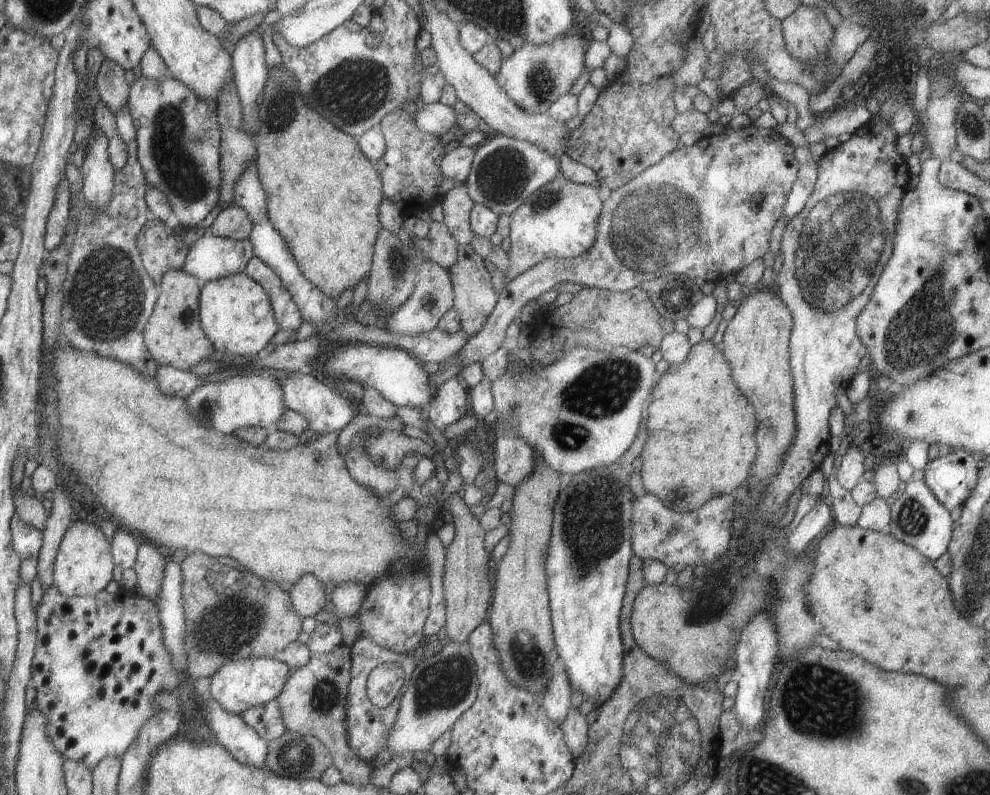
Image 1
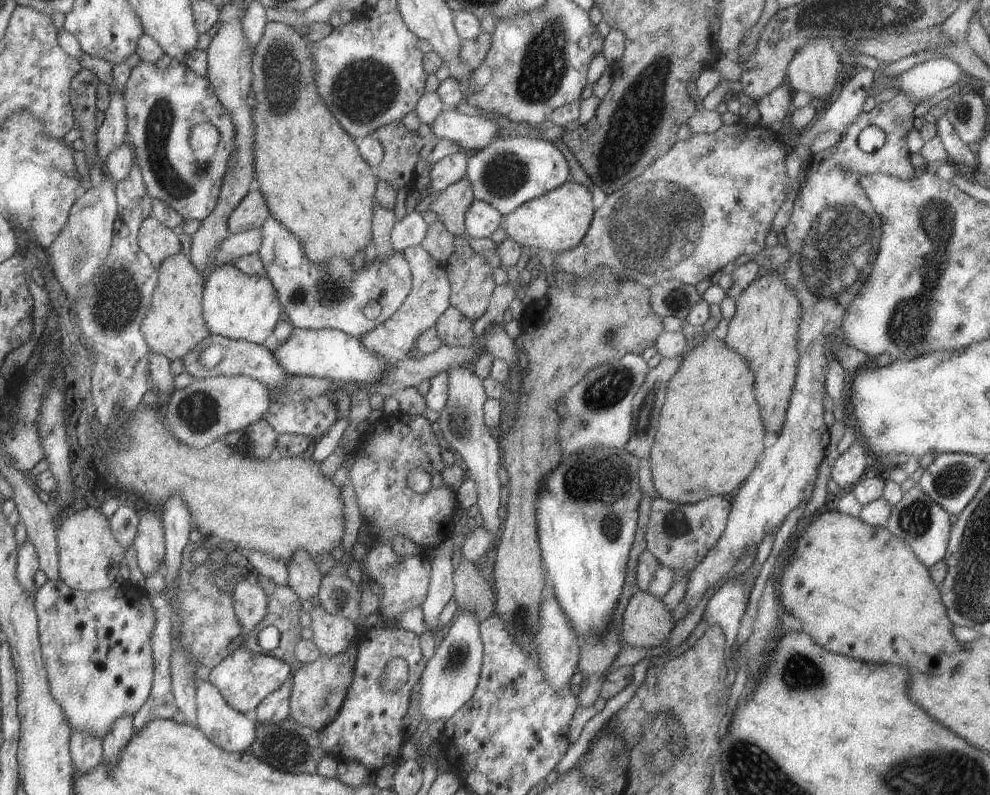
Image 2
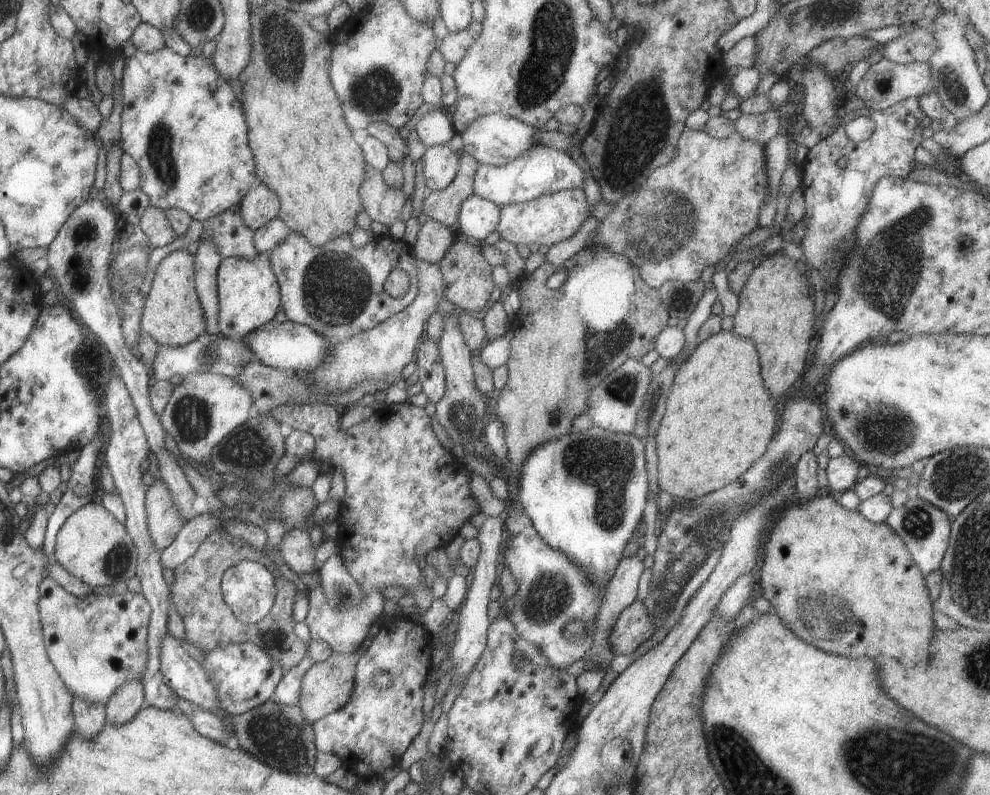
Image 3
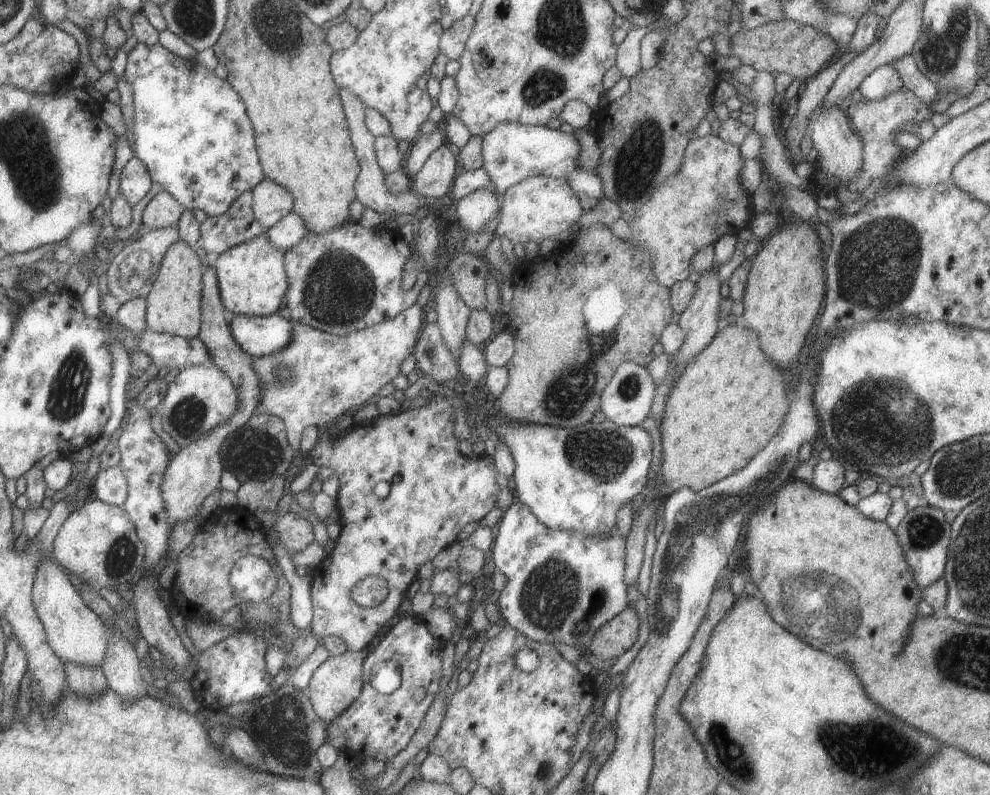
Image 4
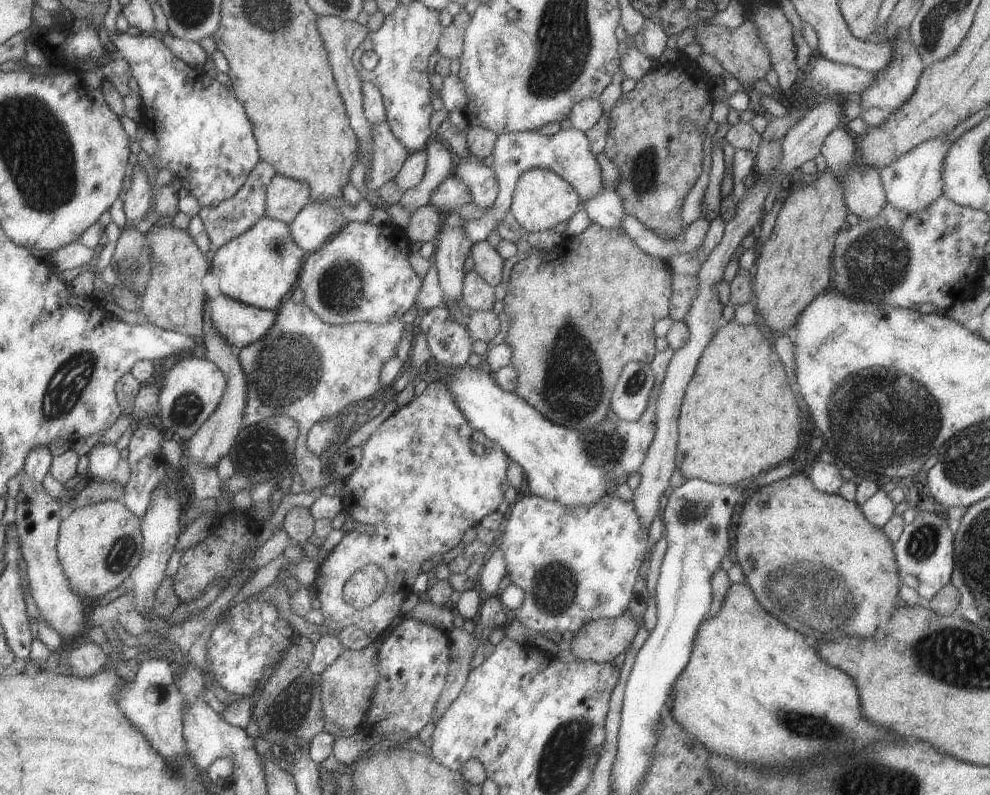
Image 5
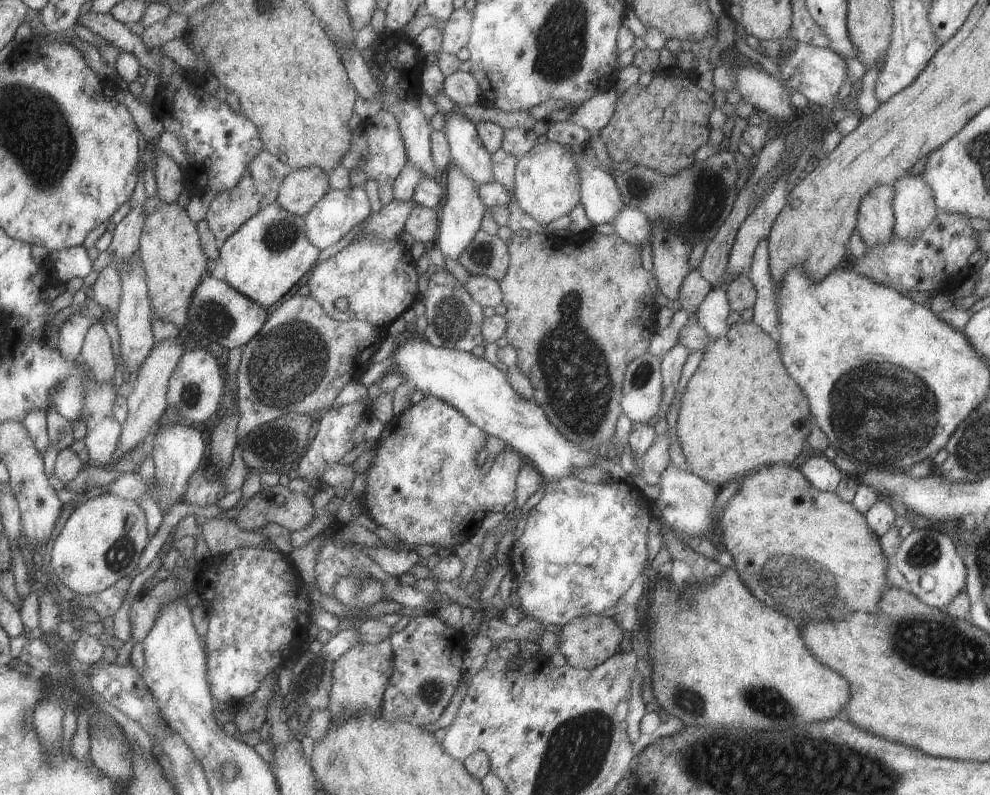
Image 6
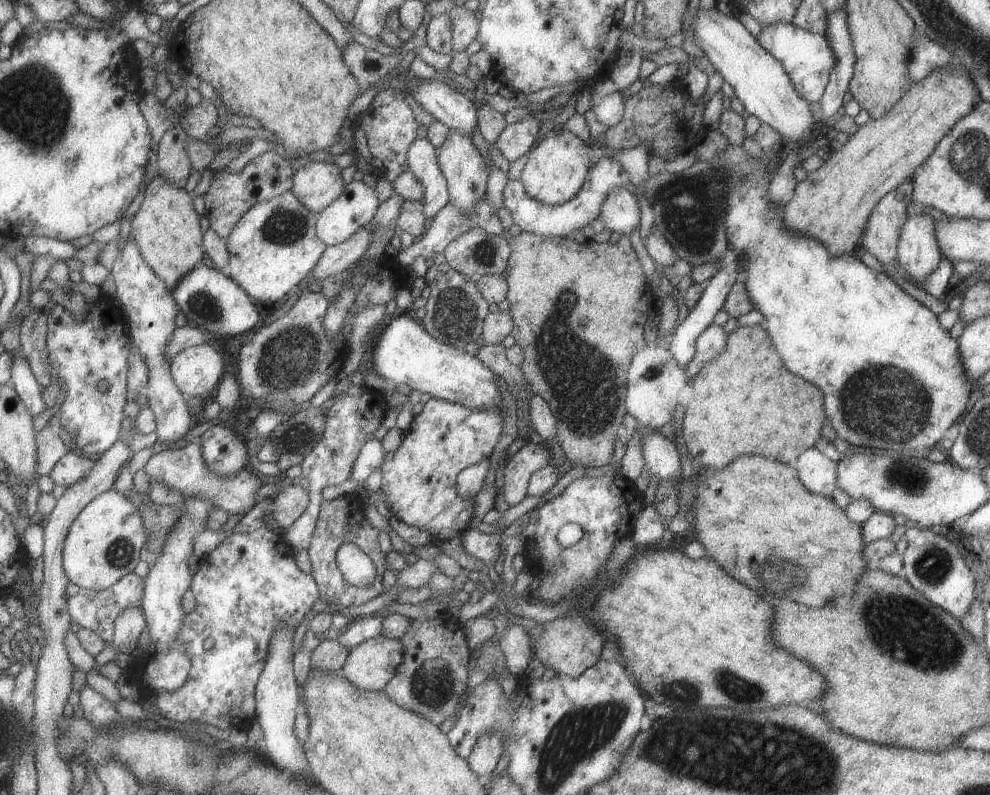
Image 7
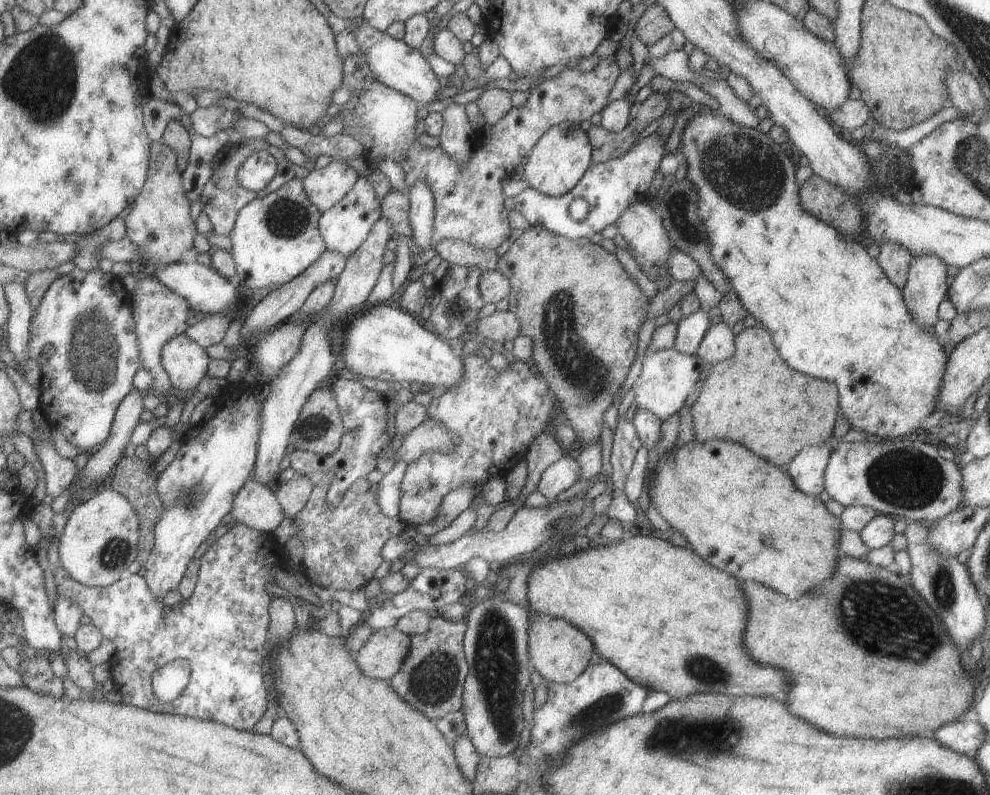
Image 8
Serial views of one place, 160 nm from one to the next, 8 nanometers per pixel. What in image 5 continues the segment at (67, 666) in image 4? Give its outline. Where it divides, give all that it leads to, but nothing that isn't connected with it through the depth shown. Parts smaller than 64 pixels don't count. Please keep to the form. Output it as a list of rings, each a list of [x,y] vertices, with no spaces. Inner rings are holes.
[[[80,642],[74,648],[69,648],[66,665],[76,677],[91,677],[101,671],[106,662],[106,655],[101,648],[92,642]]]

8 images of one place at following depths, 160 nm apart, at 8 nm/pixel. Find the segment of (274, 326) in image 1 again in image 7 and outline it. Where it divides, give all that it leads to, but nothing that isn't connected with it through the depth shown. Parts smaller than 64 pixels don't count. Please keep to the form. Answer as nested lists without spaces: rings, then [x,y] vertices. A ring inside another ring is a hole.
[[[291,189],[250,206],[226,238],[229,277],[255,301],[281,303],[309,275],[325,250],[326,244],[315,232],[316,218]]]

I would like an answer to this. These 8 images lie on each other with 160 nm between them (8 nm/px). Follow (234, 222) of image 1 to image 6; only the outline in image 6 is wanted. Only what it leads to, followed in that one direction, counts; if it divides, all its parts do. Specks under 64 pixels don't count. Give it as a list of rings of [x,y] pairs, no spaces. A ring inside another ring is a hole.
[[[316,166],[290,169],[281,181],[275,202],[287,212],[304,217],[330,189],[328,175]]]

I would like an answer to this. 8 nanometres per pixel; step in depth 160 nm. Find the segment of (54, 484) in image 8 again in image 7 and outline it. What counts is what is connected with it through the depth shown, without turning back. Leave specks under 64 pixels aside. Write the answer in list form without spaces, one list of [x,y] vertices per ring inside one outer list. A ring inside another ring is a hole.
[[[70,450],[63,453],[48,470],[52,482],[61,486],[71,486],[83,478],[94,465],[95,458],[72,454]]]

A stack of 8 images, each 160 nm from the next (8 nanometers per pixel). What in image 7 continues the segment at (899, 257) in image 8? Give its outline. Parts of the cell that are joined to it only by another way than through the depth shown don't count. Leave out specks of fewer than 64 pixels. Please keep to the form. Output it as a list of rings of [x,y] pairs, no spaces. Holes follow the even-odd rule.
[[[909,180],[903,181],[897,188],[890,190],[881,198],[881,200],[879,200],[879,202],[877,202],[875,208],[873,208],[871,214],[868,216],[865,228],[862,232],[863,238],[861,238],[861,242],[864,249],[881,263],[883,272],[886,275],[889,275],[899,285],[899,288],[901,288],[903,292],[906,292],[909,296],[918,300],[923,306],[926,306],[935,316],[937,316],[940,312],[943,312],[945,308],[948,308],[946,303],[929,295],[924,289],[915,286],[913,283],[903,278],[899,273],[901,268],[897,262],[897,243],[901,227],[908,217],[906,214],[907,205],[912,201],[912,185],[911,182],[907,181]]]

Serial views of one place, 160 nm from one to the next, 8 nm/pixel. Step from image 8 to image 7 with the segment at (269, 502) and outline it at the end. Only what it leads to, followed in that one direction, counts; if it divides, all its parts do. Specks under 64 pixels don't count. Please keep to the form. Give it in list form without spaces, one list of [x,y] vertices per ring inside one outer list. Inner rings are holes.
[[[188,443],[178,449],[165,449],[152,454],[144,464],[144,470],[150,480],[159,481],[183,495],[197,495],[209,499],[212,506],[222,508],[227,514],[244,515],[257,503],[257,490],[262,486],[262,477],[249,468],[241,469],[234,475],[221,478],[206,468],[201,458],[199,445]]]

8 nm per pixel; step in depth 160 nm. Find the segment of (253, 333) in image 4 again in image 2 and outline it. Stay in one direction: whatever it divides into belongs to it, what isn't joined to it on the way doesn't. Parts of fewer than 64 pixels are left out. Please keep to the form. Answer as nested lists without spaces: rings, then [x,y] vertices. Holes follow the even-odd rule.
[[[293,327],[289,337],[281,341],[272,352],[275,362],[287,375],[309,375],[344,383],[370,383],[378,381],[389,365],[369,353],[357,337],[337,329],[300,329]]]

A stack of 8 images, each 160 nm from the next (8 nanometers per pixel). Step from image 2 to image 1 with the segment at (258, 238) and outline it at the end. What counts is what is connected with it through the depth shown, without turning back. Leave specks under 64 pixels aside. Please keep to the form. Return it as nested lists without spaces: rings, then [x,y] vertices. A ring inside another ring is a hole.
[[[206,232],[188,248],[182,269],[203,284],[233,273],[243,273],[253,255],[248,238],[238,241]]]

